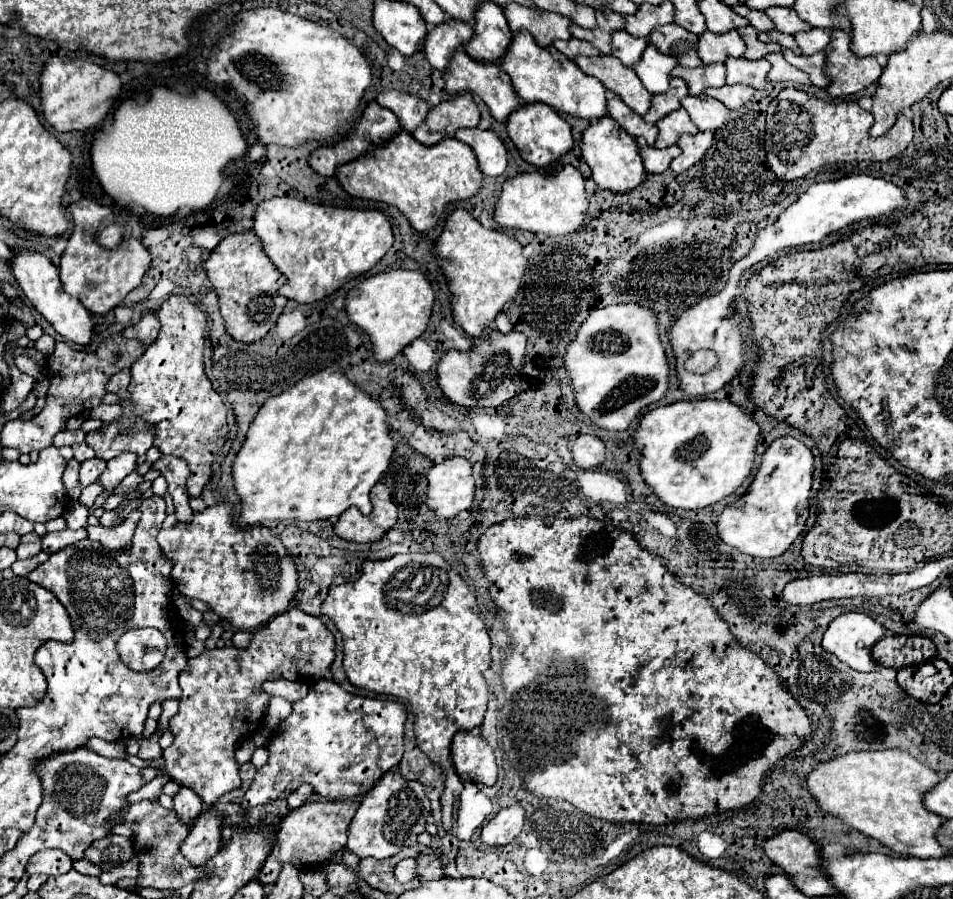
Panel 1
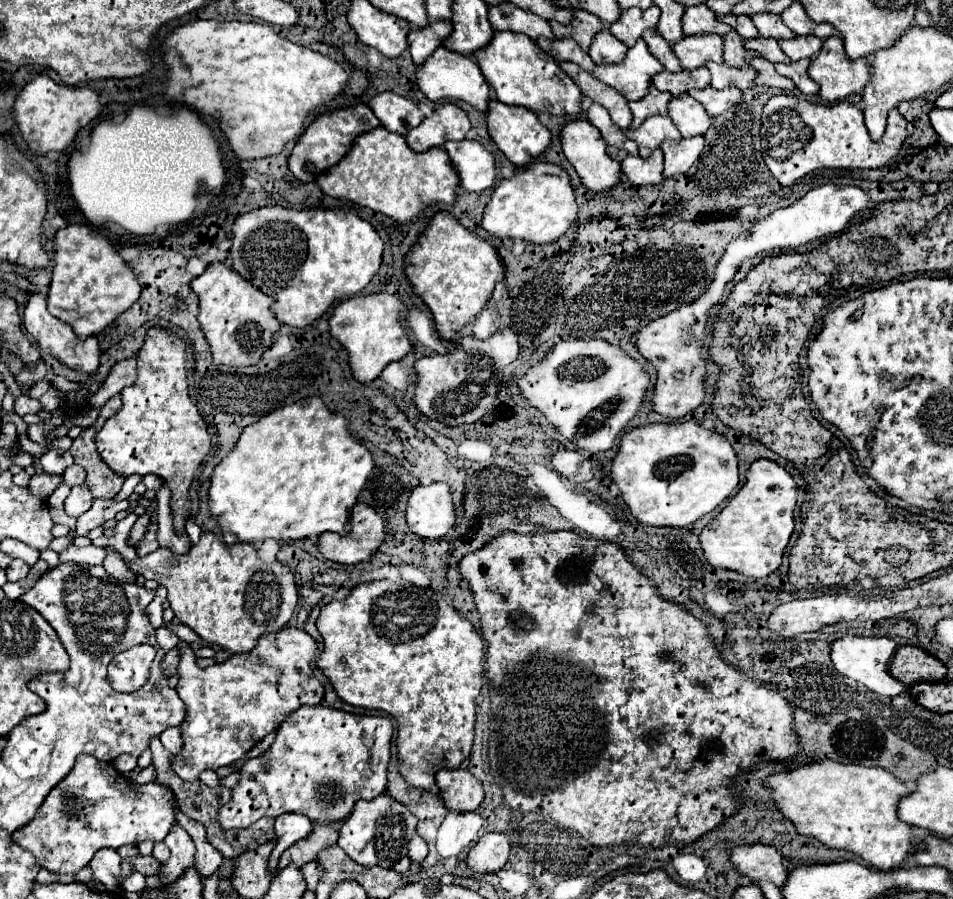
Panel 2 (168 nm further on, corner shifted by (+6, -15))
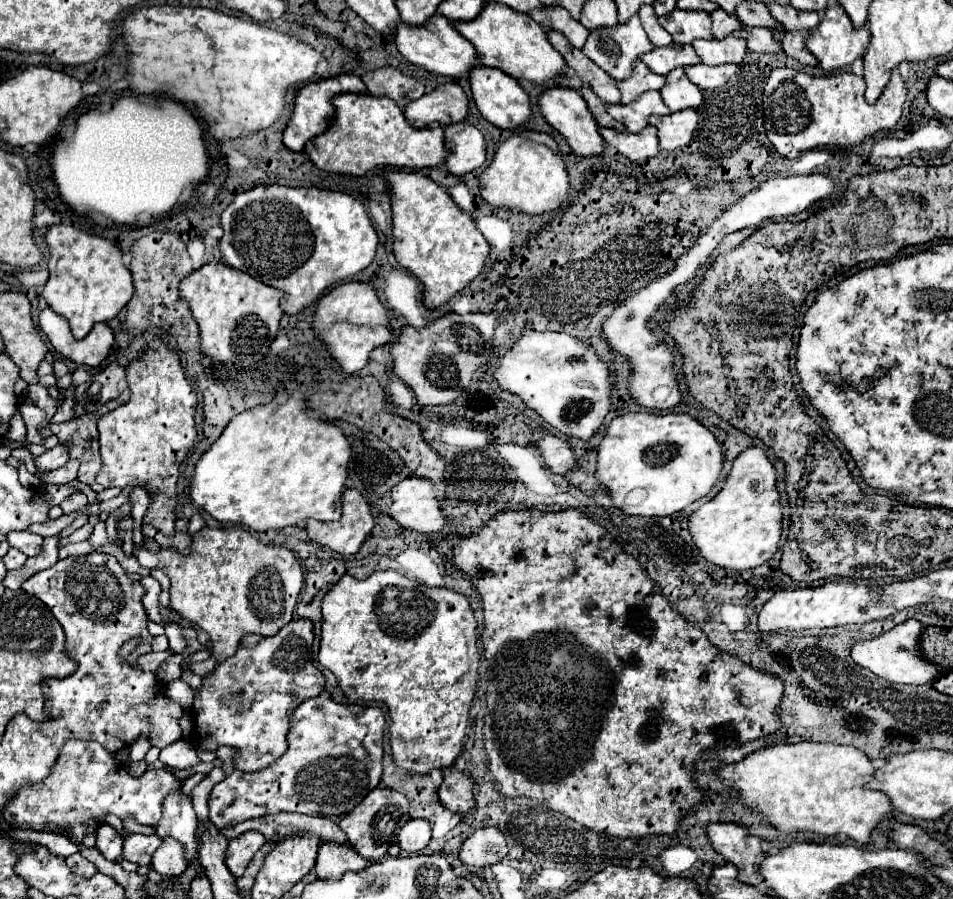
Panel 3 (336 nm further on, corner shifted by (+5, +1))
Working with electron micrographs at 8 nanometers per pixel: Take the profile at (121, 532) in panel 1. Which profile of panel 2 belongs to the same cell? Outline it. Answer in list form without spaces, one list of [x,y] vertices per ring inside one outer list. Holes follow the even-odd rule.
[[[106,546],[104,550],[106,550],[106,558],[104,558],[104,562],[102,562],[104,570],[106,570],[110,576],[114,576],[116,580],[120,580],[120,582],[134,582],[136,576],[128,570],[126,562],[122,560],[122,556],[120,556],[114,548],[110,548],[110,546]]]

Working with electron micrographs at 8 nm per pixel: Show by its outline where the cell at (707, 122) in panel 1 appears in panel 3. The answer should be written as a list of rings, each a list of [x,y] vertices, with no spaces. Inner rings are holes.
[[[675,68],[673,72],[667,74],[667,82],[661,88],[661,98],[669,106],[671,112],[697,108],[703,102],[701,90],[685,76],[683,68]]]

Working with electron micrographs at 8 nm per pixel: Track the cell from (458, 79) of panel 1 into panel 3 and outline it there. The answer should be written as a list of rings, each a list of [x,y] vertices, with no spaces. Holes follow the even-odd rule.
[[[441,14],[433,16],[433,20],[429,20],[429,24],[425,24],[425,28],[409,28],[409,24],[399,22],[393,32],[393,38],[395,38],[395,46],[403,54],[403,58],[407,58],[411,64],[423,66],[425,70],[435,72],[435,74],[469,76],[469,70],[477,64],[473,44],[469,44],[451,26],[451,22]]]

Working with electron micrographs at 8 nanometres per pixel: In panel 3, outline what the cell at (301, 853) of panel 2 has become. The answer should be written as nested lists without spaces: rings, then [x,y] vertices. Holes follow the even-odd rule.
[[[245,832],[237,838],[229,840],[227,848],[227,866],[233,872],[233,876],[243,876],[247,864],[251,862],[253,854],[265,844],[265,836],[261,832]]]

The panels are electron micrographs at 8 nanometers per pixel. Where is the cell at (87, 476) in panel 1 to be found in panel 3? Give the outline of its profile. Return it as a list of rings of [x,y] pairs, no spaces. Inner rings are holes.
[[[77,492],[69,498],[65,498],[59,506],[63,508],[63,514],[69,514],[69,512],[81,512],[81,508],[85,508],[85,504],[87,504],[87,496]]]

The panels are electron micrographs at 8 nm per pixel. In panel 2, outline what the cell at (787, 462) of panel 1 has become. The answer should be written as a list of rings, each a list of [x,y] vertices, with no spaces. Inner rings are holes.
[[[760,458],[752,462],[746,484],[728,502],[728,506],[700,534],[704,556],[712,566],[728,568],[750,578],[766,578],[782,564],[784,550],[794,532],[794,508],[798,484],[794,476],[778,462]]]

